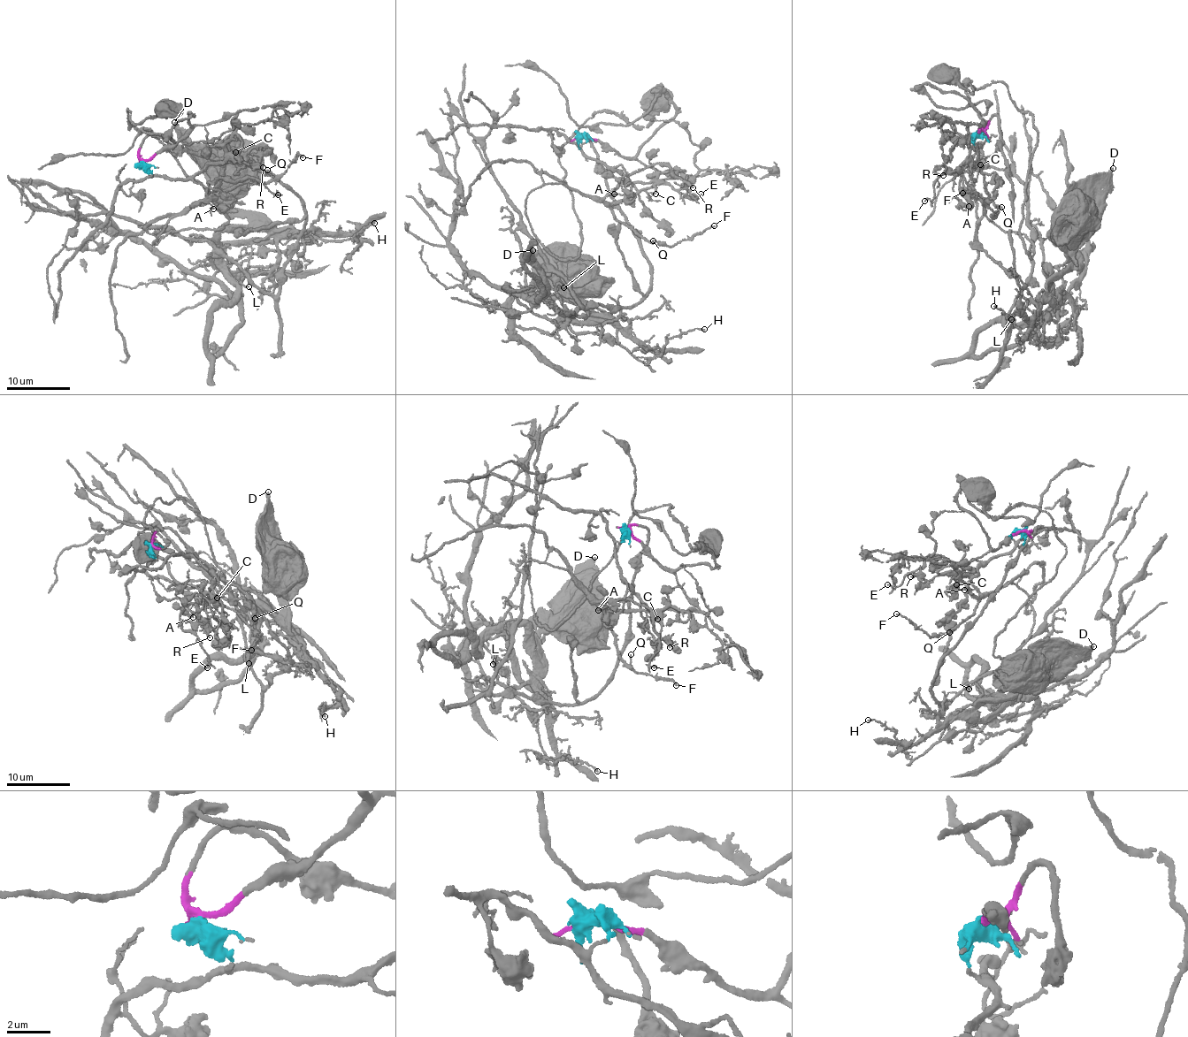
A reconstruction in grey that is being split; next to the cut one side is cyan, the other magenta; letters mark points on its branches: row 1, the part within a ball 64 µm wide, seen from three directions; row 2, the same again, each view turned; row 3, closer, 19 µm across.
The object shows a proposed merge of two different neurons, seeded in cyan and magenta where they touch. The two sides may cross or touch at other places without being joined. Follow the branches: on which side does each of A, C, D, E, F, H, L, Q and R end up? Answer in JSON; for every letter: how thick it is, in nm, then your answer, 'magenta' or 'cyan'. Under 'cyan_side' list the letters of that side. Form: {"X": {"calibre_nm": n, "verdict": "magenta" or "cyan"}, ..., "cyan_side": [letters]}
{"A": {"calibre_nm": 90, "verdict": "cyan"}, "C": {"calibre_nm": 100, "verdict": "cyan"}, "D": {"calibre_nm": 400, "verdict": "magenta"}, "E": {"calibre_nm": 130, "verdict": "cyan"}, "F": {"calibre_nm": 150, "verdict": "cyan"}, "H": {"calibre_nm": 220, "verdict": "magenta"}, "L": {"calibre_nm": 140, "verdict": "magenta"}, "Q": {"calibre_nm": 140, "verdict": "cyan"}, "R": {"calibre_nm": 200, "verdict": "cyan"}, "cyan_side": ["A", "C", "E", "F", "Q", "R"]}

